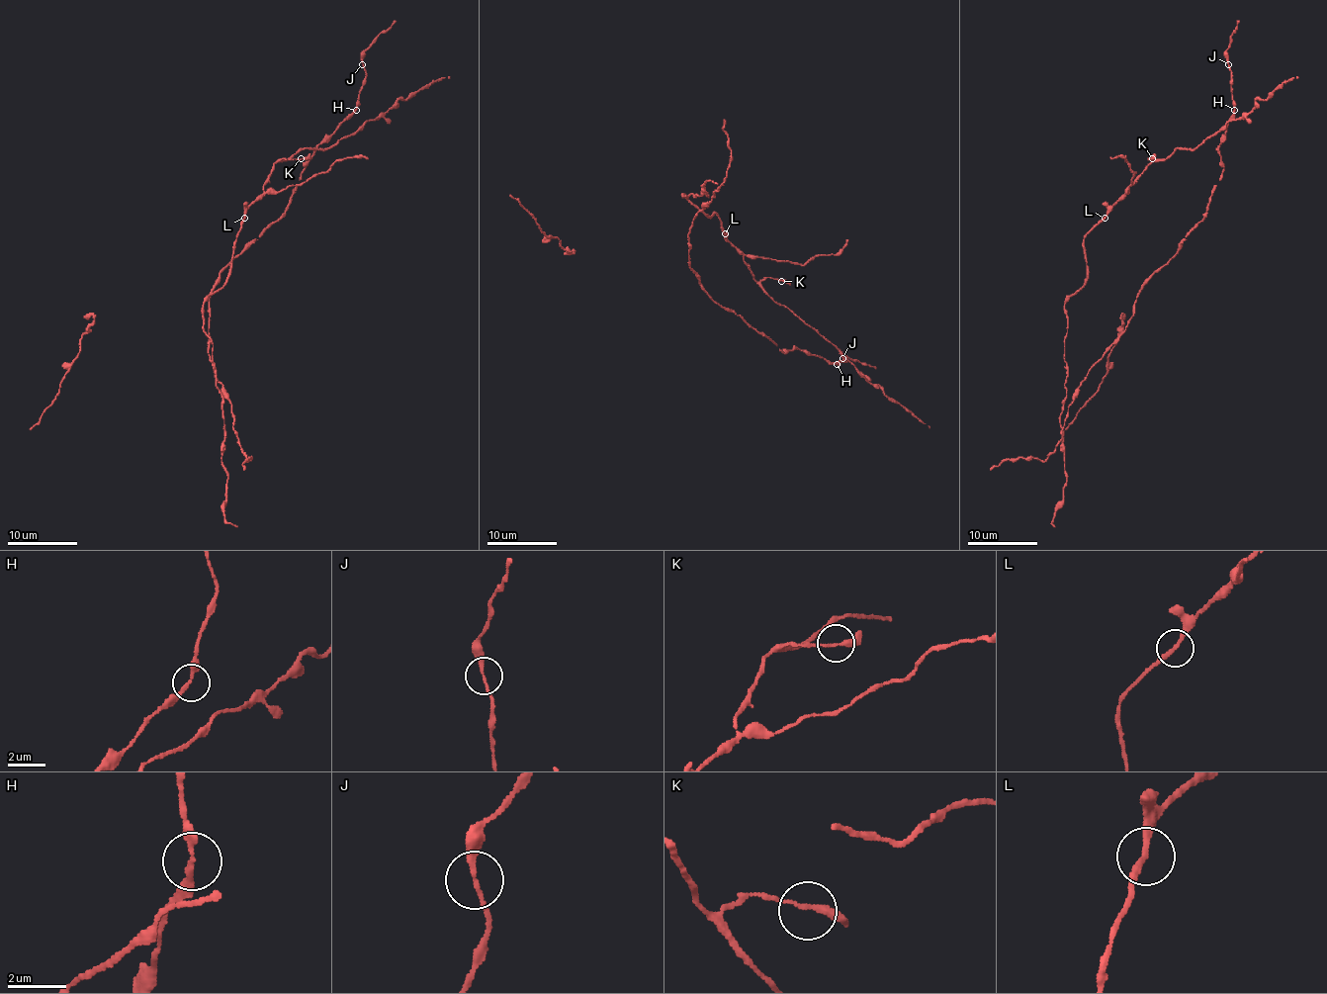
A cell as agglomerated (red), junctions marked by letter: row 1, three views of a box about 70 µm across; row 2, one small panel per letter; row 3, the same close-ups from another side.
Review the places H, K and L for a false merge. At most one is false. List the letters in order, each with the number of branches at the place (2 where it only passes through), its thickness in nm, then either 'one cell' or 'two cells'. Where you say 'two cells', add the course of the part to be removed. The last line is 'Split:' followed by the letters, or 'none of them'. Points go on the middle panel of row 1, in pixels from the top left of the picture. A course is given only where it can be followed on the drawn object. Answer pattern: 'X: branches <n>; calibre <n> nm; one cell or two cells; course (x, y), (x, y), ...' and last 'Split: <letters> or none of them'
H: branches 2; calibre 200 nm; one cell
K: branches 2; calibre 190 nm; one cell
L: branches 2; calibre 220 nm; one cell
Split: none of them

